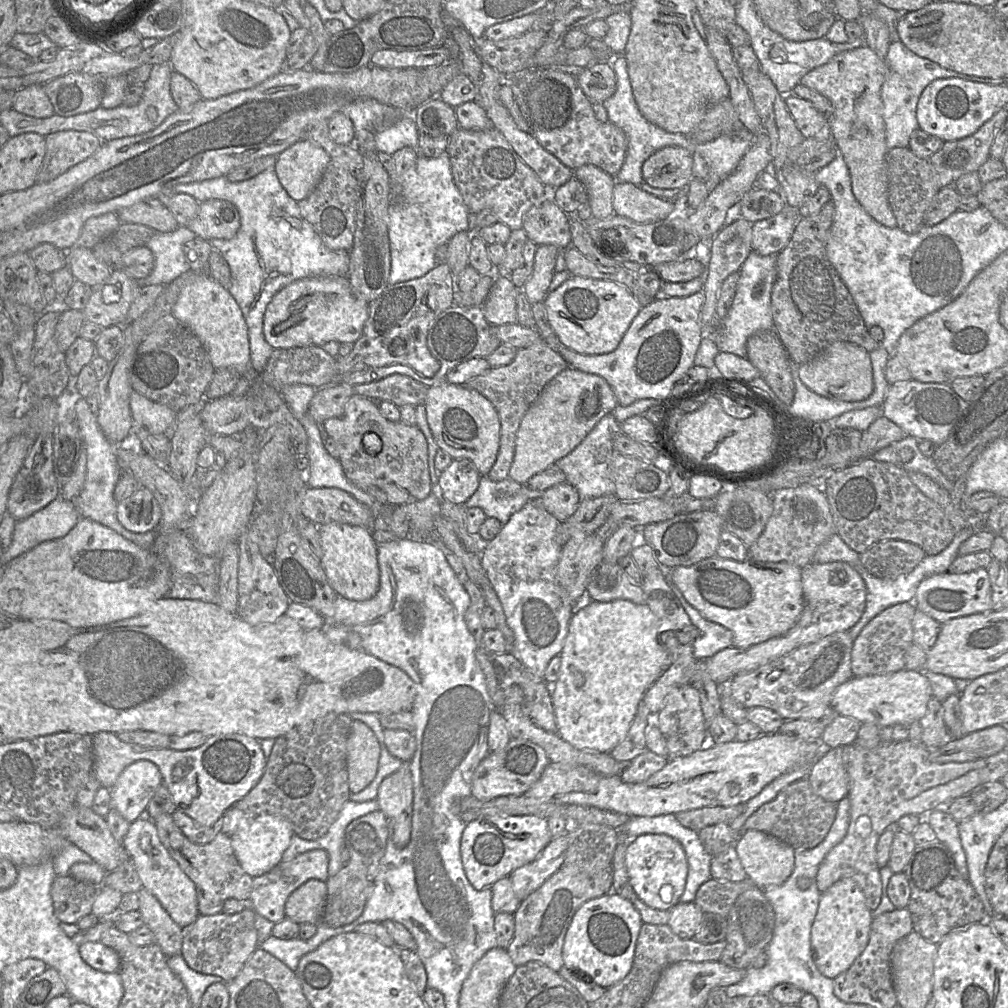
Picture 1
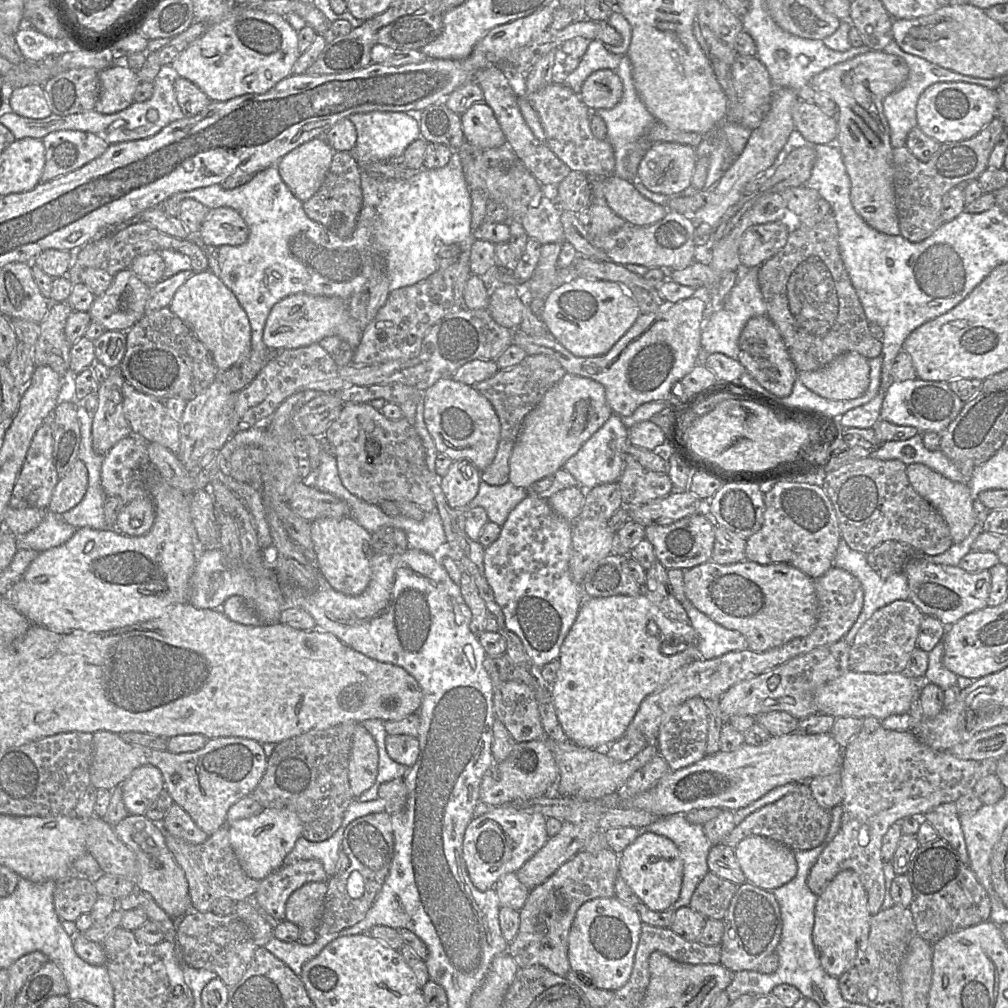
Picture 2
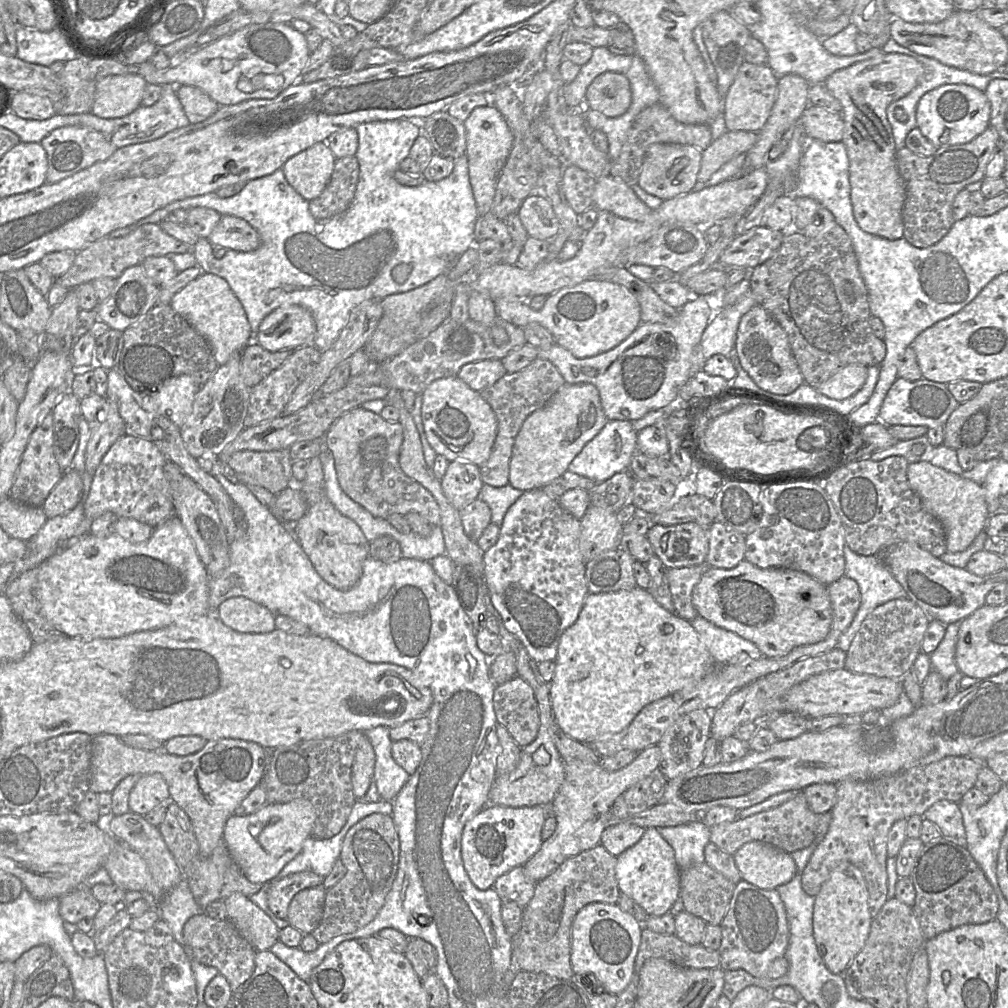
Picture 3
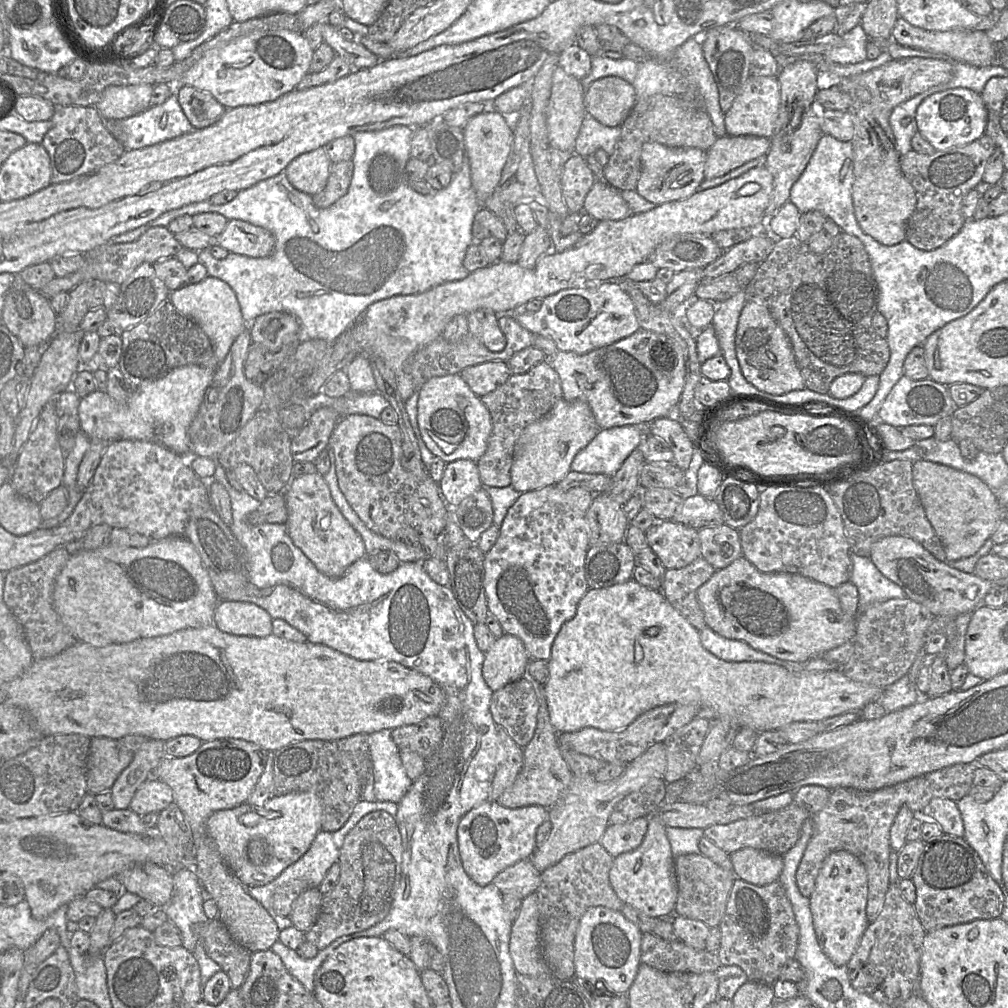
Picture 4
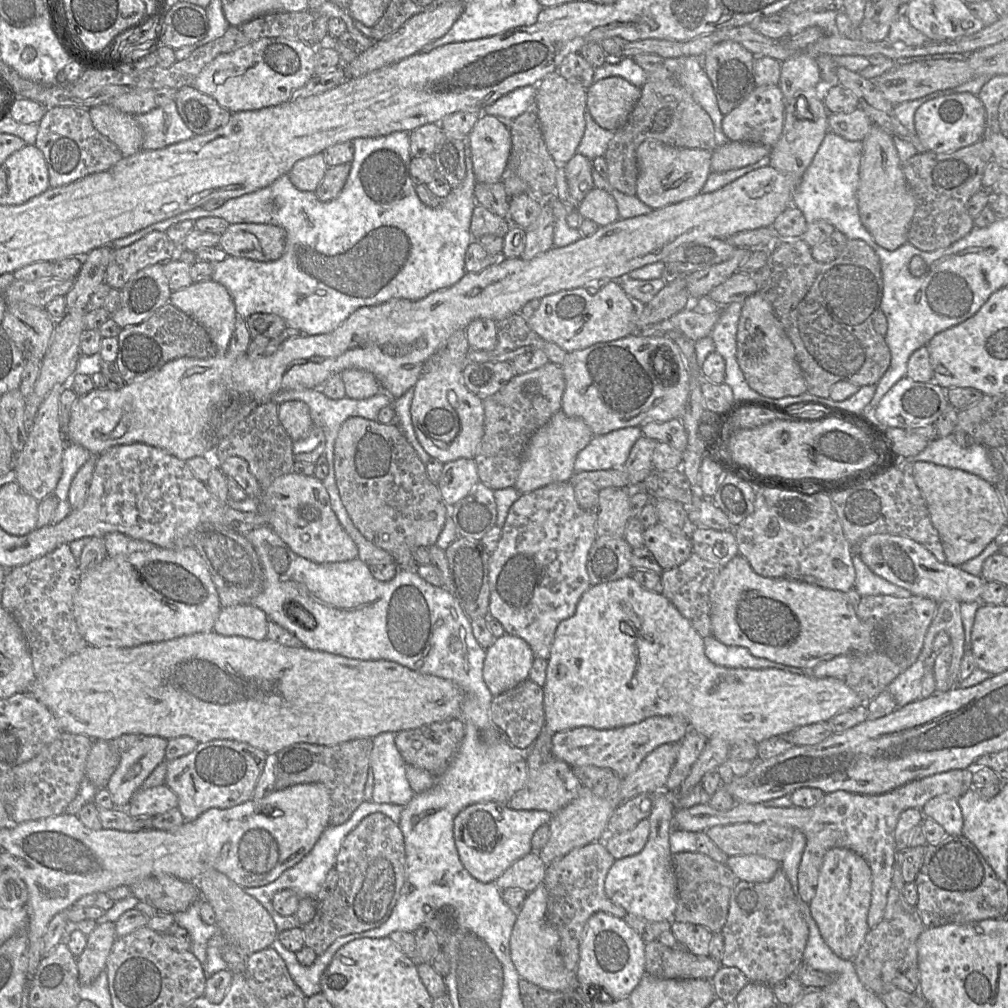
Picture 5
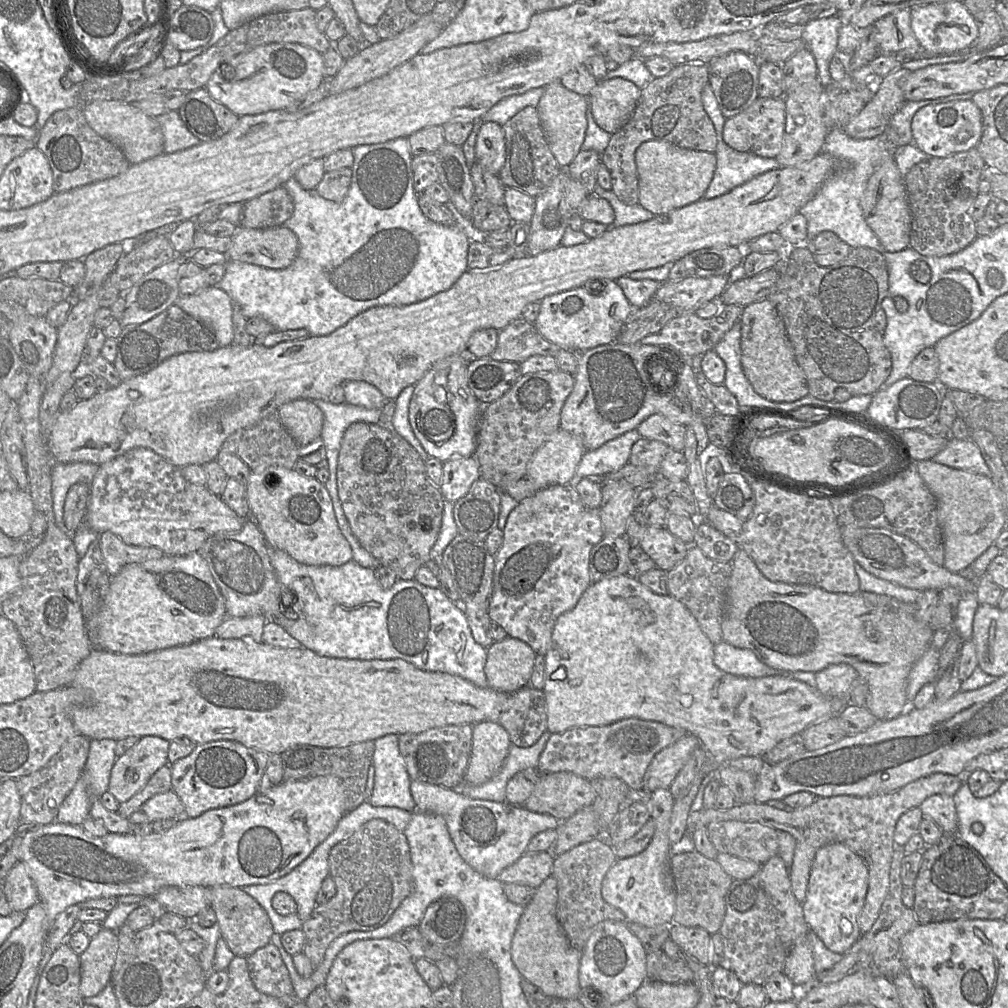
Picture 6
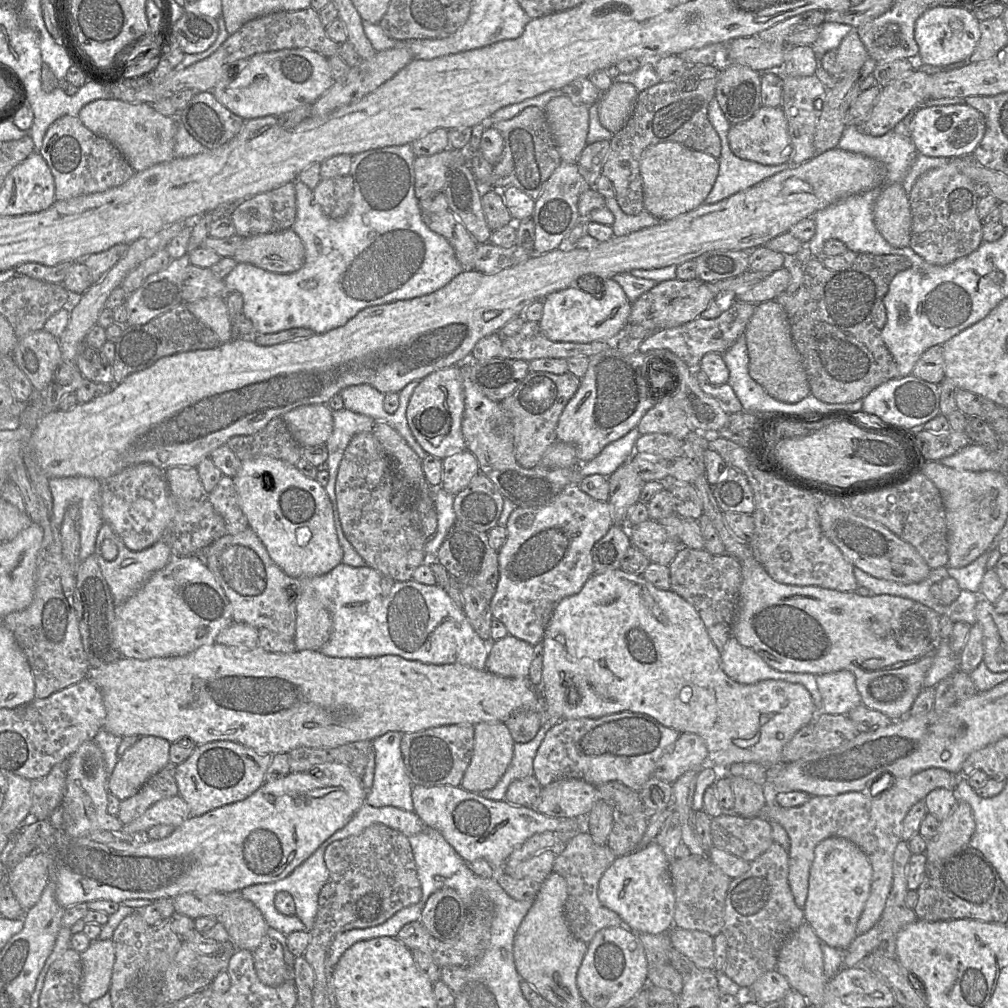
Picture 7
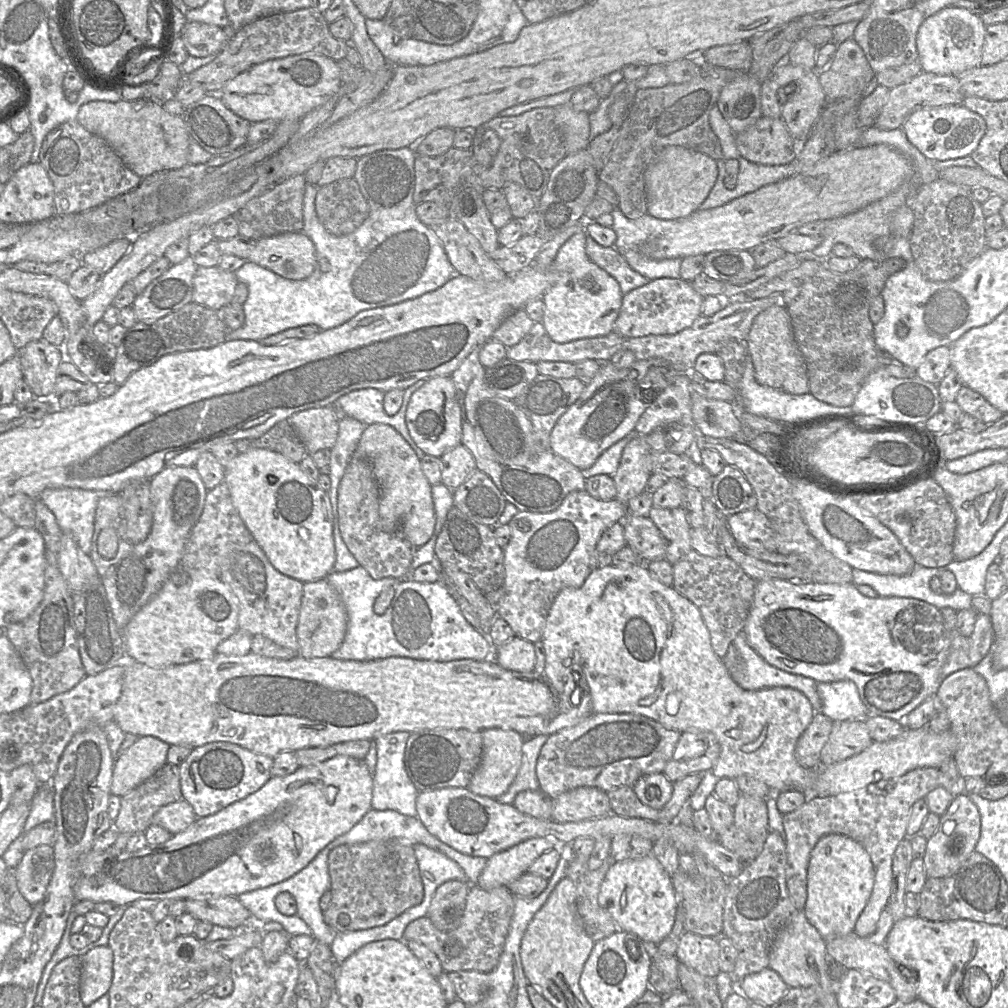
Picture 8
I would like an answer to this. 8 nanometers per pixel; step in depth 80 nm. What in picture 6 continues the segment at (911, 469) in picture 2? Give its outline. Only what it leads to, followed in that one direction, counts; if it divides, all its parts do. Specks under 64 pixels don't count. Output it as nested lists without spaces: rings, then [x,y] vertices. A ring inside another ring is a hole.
[[[931,459],[916,461],[916,469],[937,501],[937,520],[944,546],[943,566],[958,573],[993,545],[1006,528],[1006,514],[999,491],[987,476],[955,469]]]

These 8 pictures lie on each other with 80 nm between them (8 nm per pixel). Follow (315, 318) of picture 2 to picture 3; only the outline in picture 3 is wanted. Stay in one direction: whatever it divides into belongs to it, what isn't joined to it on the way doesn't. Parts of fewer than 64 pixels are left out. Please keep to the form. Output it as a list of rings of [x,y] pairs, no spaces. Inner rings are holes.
[[[284,305],[261,321],[253,341],[271,352],[295,350],[313,344],[315,331],[315,321],[309,310],[300,305]]]

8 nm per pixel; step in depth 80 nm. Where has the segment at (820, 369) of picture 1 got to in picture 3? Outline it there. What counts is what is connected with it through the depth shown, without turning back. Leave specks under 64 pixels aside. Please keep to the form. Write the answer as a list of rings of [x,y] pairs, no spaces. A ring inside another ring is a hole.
[[[848,364],[816,387],[816,390],[832,399],[843,400],[857,393],[866,382],[868,367]]]

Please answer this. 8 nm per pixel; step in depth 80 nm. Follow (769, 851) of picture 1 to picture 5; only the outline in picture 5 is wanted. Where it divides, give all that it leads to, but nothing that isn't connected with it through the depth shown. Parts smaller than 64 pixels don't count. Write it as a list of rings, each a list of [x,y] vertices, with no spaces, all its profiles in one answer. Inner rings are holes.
[[[756,854],[728,856],[725,863],[739,880],[766,882],[781,866],[776,860]]]

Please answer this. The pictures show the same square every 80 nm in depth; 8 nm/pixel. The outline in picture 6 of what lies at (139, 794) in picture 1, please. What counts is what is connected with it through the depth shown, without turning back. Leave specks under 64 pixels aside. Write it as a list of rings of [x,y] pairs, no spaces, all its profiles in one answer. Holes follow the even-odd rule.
[[[173,791],[159,793],[148,799],[128,818],[131,824],[152,823],[160,819],[184,817],[185,807]]]

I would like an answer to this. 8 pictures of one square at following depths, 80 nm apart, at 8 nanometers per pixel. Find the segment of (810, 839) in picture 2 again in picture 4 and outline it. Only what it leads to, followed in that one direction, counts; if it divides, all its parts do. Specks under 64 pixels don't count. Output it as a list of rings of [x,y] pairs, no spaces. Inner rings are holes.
[[[793,802],[779,810],[757,813],[750,818],[740,819],[724,825],[711,825],[704,829],[704,837],[708,838],[727,854],[750,847],[783,856],[795,846],[800,837],[803,823],[810,816],[806,809]]]

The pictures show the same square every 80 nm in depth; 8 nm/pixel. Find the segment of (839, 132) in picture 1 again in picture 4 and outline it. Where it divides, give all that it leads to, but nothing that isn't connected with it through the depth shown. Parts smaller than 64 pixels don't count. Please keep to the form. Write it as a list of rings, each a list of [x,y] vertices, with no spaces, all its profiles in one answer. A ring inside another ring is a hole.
[[[907,57],[891,59],[861,74],[842,77],[839,83],[839,87],[852,98],[851,112],[855,116],[855,133],[851,141],[855,216],[861,229],[883,245],[893,246],[906,240],[908,221],[917,204],[916,192],[901,170],[901,155],[889,123],[891,111],[927,89],[950,81],[953,76],[953,66],[945,60]],[[858,87],[870,92],[870,102],[863,103],[857,99],[855,91]]]

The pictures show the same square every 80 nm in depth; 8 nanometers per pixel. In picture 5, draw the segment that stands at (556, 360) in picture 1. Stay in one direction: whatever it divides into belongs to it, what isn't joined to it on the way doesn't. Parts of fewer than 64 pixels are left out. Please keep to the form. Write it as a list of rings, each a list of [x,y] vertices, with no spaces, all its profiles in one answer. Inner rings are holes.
[[[549,361],[532,371],[515,374],[501,389],[483,400],[484,434],[474,457],[482,483],[492,490],[514,487],[530,438],[561,409],[564,390],[562,369]]]

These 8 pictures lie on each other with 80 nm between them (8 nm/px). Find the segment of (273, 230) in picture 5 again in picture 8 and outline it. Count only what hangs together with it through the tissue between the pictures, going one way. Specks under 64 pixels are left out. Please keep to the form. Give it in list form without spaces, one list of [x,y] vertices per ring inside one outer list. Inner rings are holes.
[[[301,231],[257,240],[246,261],[267,268],[288,280],[304,280],[317,267],[315,245]]]

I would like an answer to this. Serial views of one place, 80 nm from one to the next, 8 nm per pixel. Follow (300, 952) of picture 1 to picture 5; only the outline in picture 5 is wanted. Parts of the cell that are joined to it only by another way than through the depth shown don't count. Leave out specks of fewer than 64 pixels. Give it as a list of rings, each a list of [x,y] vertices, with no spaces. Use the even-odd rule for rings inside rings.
[[[279,940],[278,943],[271,947],[284,960],[291,978],[306,998],[321,992],[320,980],[326,970],[328,955],[331,953],[330,950],[317,956],[315,962],[311,966],[306,967],[301,965],[297,960],[296,954],[287,950]]]

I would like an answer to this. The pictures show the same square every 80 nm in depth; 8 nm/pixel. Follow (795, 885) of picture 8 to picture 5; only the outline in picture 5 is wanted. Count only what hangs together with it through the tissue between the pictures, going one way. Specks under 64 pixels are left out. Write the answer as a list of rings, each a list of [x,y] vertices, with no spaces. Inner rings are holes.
[[[973,768],[954,769],[914,780],[889,792],[866,795],[837,790],[825,794],[810,808],[767,807],[762,803],[736,802],[728,810],[717,810],[707,801],[689,808],[677,808],[674,812],[674,828],[701,832],[717,825],[735,823],[762,823],[789,826],[800,830],[806,837],[806,845],[798,867],[799,897],[809,903],[815,894],[819,870],[823,856],[831,848],[848,848],[862,857],[871,870],[871,899],[867,913],[867,925],[873,928],[882,918],[887,893],[891,883],[895,860],[894,830],[900,814],[908,808],[921,809],[924,804],[936,796],[958,799],[973,788]]]

